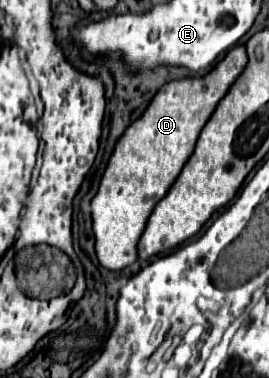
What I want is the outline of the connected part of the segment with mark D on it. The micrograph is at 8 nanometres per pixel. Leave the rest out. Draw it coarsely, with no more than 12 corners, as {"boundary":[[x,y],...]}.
{"boundary":[[234,46],[128,126],[92,198],[98,262],[122,270],[200,130],[244,72]]}

